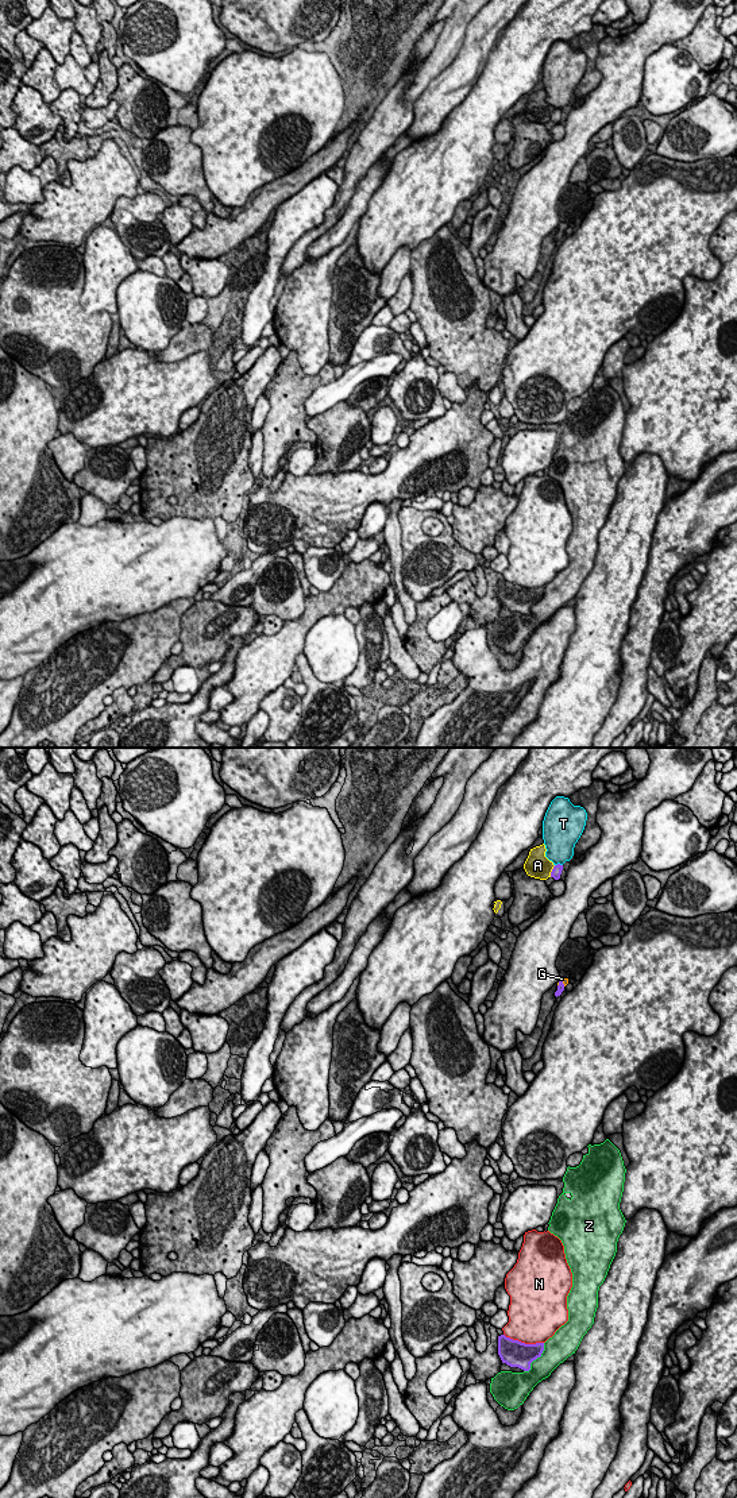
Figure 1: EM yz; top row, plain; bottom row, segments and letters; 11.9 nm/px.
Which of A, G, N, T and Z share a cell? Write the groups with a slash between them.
A / G / N / T / Z

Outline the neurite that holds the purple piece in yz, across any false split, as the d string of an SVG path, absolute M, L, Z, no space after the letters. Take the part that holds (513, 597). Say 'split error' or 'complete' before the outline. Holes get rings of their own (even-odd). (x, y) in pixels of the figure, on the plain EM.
complete; M505 579L498 580L498 599L502 607L510 611L529 615L530 607L540 602L543 595L544 587L525 588Z

